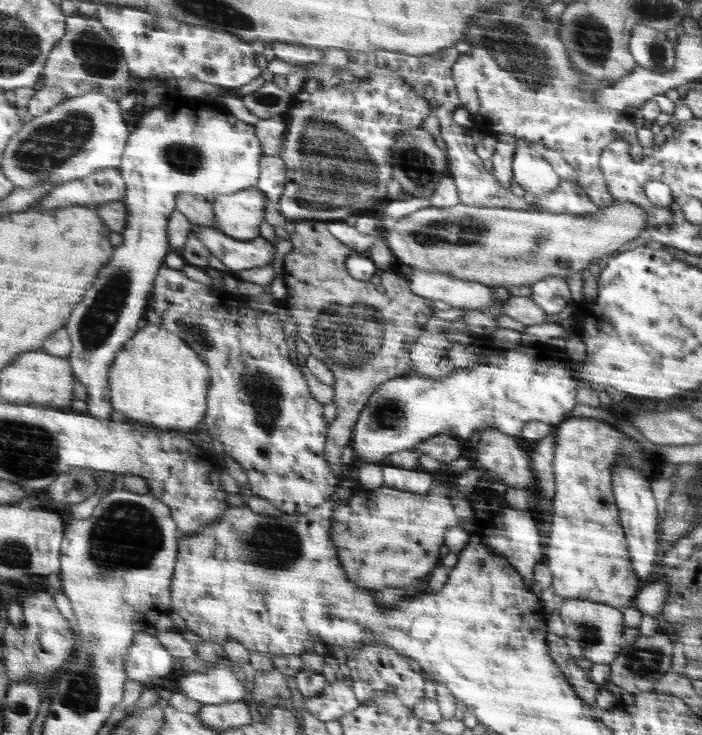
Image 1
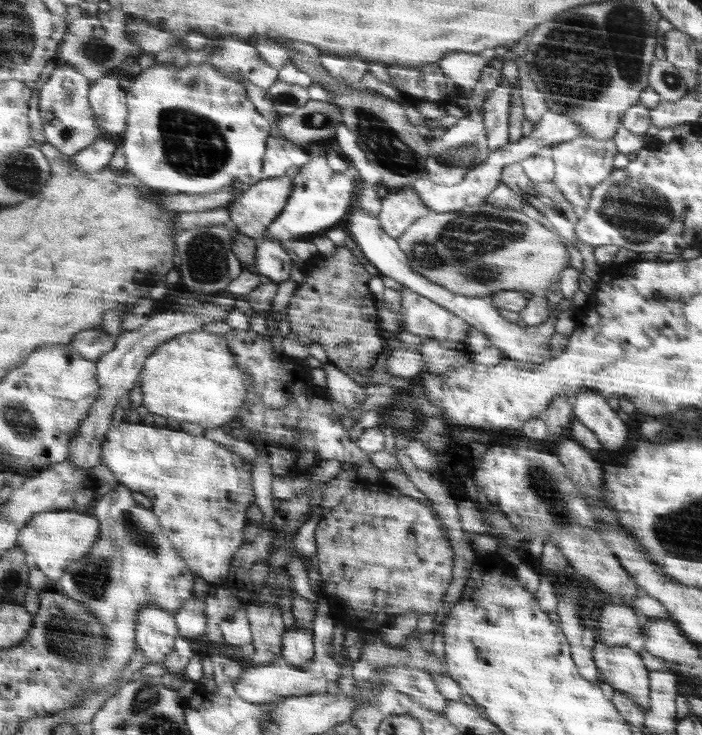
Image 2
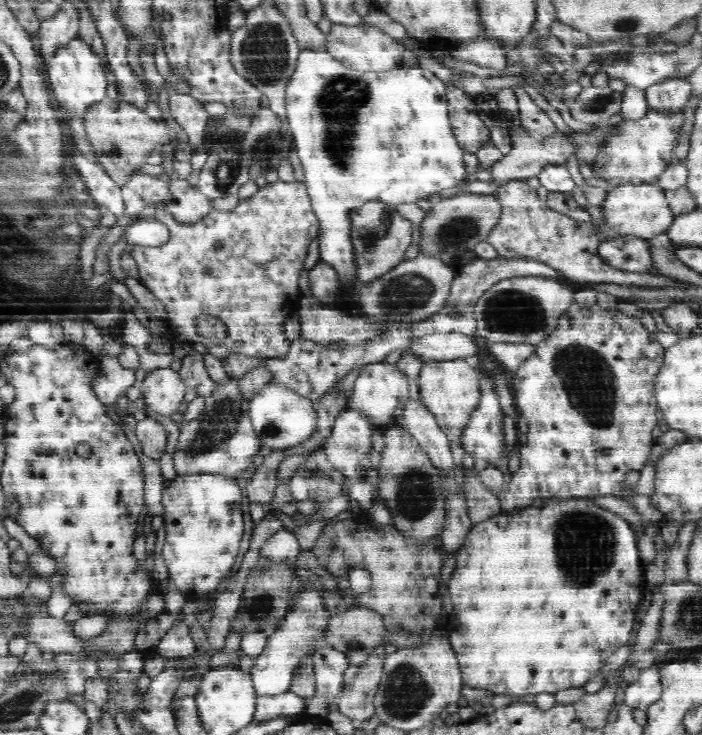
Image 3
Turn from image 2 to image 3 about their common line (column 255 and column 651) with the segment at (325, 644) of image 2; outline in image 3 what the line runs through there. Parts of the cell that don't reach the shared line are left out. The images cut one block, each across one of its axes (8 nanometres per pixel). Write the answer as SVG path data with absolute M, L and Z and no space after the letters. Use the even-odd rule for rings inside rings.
M654 664L640 670L638 679L628 684L625 689L624 705L635 709L660 700L663 688L660 682L659 668L660 664Z

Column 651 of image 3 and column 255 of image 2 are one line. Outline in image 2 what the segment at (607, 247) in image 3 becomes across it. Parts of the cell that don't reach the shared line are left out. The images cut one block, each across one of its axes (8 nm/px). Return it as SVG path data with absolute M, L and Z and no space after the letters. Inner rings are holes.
M264 239L256 245L256 259L253 265L262 279L276 284L291 280L292 259L283 245L280 241L269 239Z

